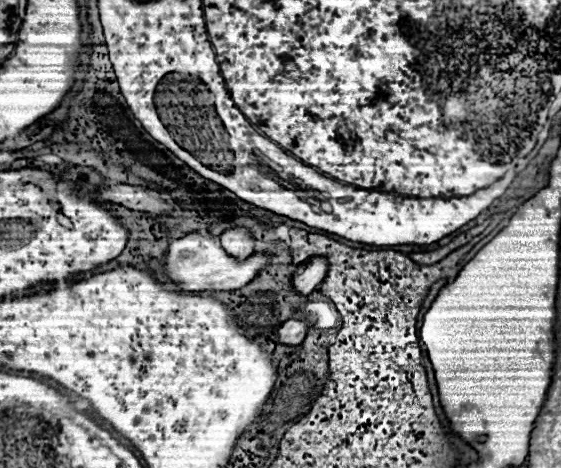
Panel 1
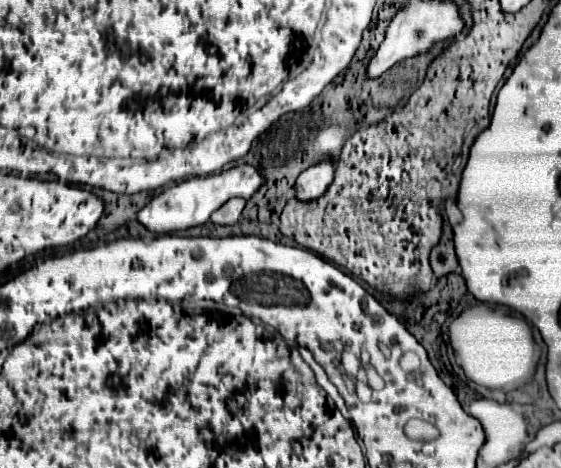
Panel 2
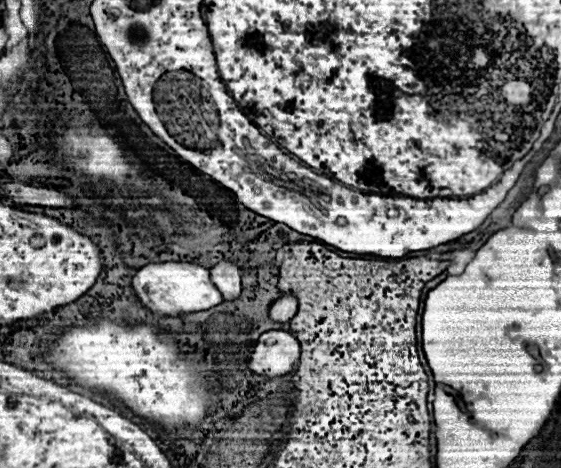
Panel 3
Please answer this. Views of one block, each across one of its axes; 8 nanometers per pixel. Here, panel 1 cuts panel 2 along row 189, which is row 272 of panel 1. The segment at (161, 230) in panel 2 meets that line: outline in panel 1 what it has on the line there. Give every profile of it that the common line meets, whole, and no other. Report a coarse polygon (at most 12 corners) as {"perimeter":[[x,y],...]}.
{"perimeter":[[208,232],[174,240],[166,274],[184,292],[236,290],[270,252],[226,254]]}

